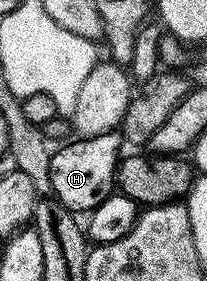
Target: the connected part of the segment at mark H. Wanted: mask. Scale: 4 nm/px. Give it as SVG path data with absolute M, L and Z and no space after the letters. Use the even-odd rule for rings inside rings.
M109 131L75 140L51 154L50 182L53 187L51 196L65 205L71 213L87 215L114 191L117 184L116 168L122 158L120 152L122 137L119 132Z

